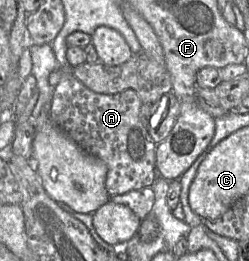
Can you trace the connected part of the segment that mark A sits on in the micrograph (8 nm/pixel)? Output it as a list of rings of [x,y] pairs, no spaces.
[[[71,71],[63,75],[54,88],[50,103],[51,121],[87,153],[103,160],[107,165],[105,187],[110,196],[150,187],[155,181],[156,146],[149,131],[140,121],[141,100],[138,94],[127,89],[116,94],[101,94],[86,87]]]

